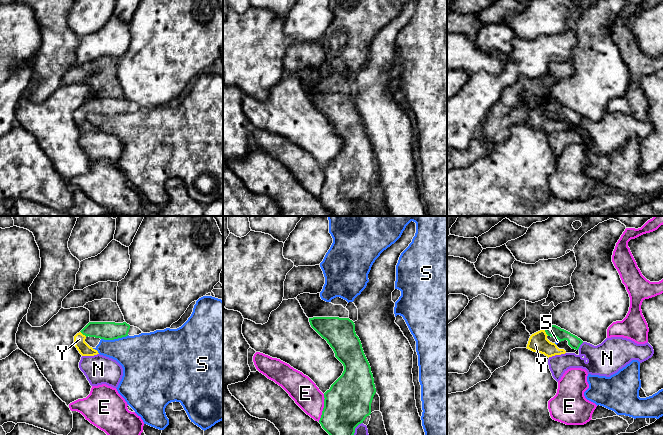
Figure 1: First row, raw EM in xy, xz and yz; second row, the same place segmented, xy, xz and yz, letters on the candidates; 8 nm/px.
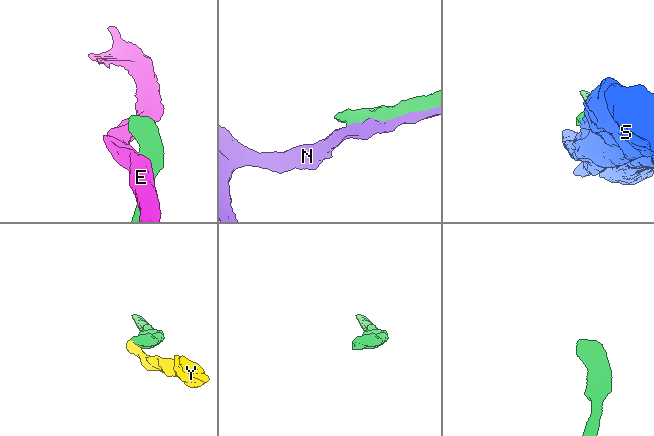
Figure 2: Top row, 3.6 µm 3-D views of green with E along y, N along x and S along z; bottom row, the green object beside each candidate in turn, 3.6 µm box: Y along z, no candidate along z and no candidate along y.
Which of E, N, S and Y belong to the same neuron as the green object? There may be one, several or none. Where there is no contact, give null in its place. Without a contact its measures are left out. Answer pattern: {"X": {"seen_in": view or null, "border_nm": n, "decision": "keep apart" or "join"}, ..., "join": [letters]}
{"E": {"seen_in": "xz", "border_nm": 220, "decision": "keep apart"}, "N": {"seen_in": "yz", "border_nm": 80, "decision": "keep apart"}, "S": {"seen_in": "xy", "border_nm": 220, "decision": "keep apart"}, "Y": {"seen_in": "xy", "border_nm": 70, "decision": "join"}, "join": ["Y"]}

